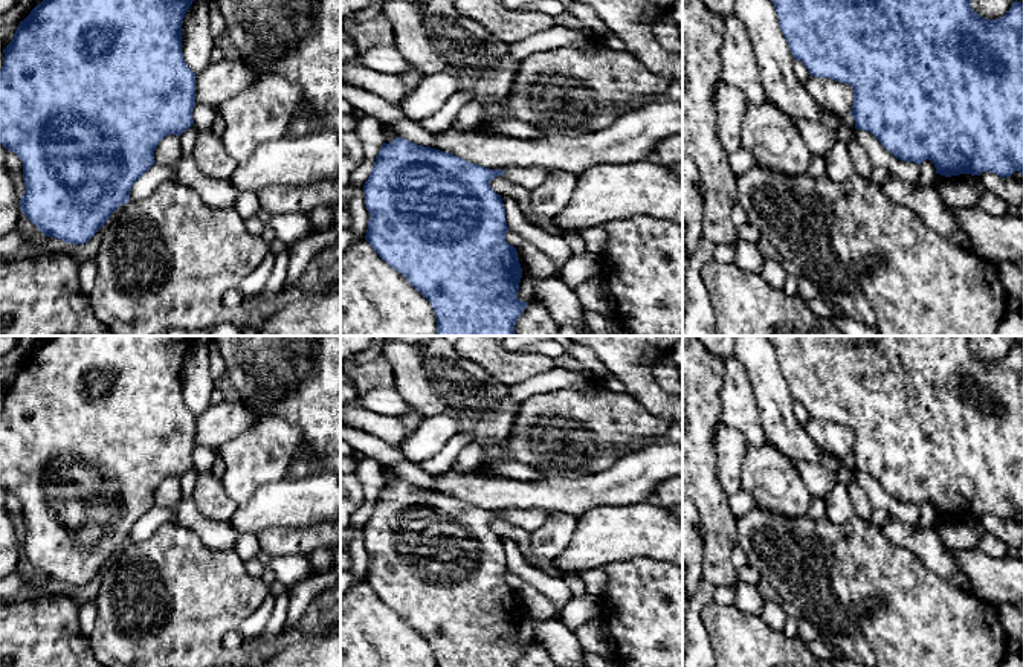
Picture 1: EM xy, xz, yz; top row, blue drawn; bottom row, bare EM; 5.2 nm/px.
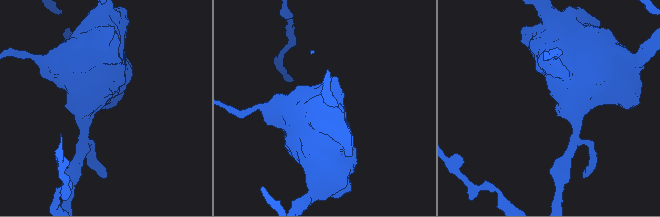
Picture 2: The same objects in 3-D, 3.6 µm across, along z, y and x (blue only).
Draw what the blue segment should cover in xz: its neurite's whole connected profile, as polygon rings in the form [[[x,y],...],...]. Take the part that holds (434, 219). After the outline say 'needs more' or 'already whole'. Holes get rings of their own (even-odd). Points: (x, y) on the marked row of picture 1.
[[[402,137],[389,143],[383,142],[363,185],[365,206],[370,212],[365,240],[431,302],[437,317],[435,336],[516,336],[515,325],[528,302],[518,299],[522,269],[516,247],[505,241],[508,227],[504,203],[501,195],[490,188],[490,182],[501,176],[533,191],[547,180],[551,171],[542,166],[490,169]]]; needs more

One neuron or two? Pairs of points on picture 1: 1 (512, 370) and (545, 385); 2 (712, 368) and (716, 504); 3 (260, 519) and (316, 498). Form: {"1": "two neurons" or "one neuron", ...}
{"1": "two neurons", "2": "one neuron", "3": "one neuron"}

